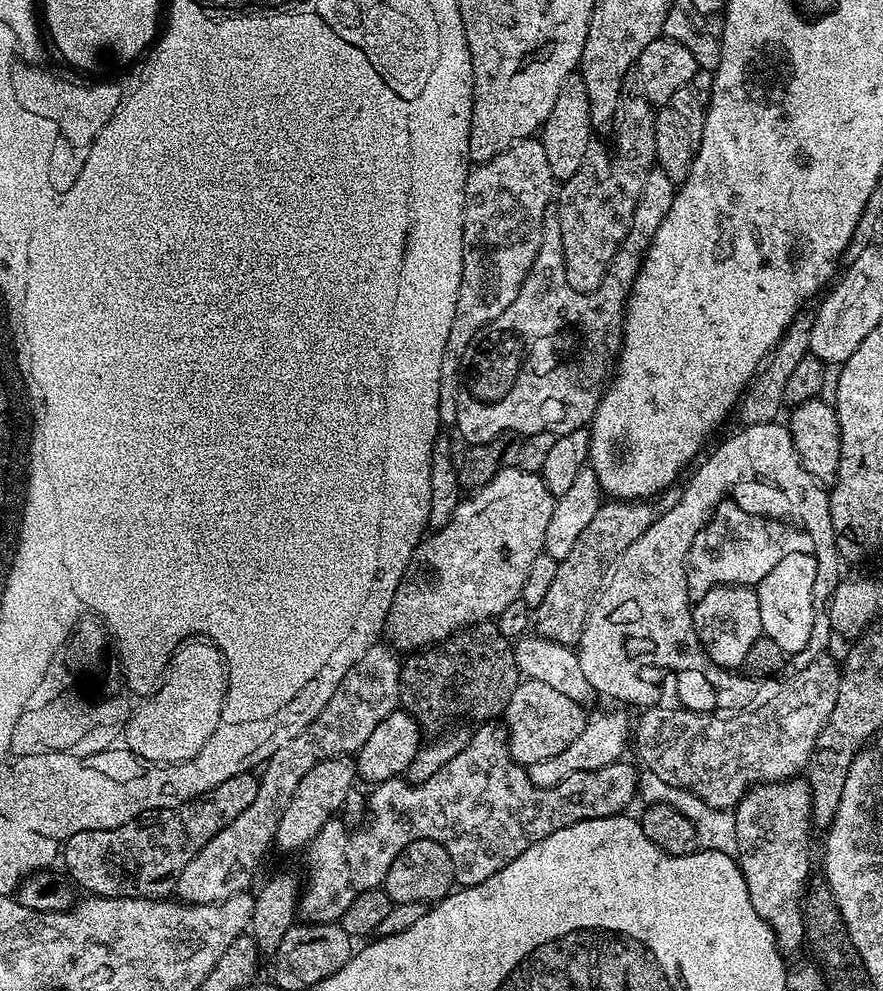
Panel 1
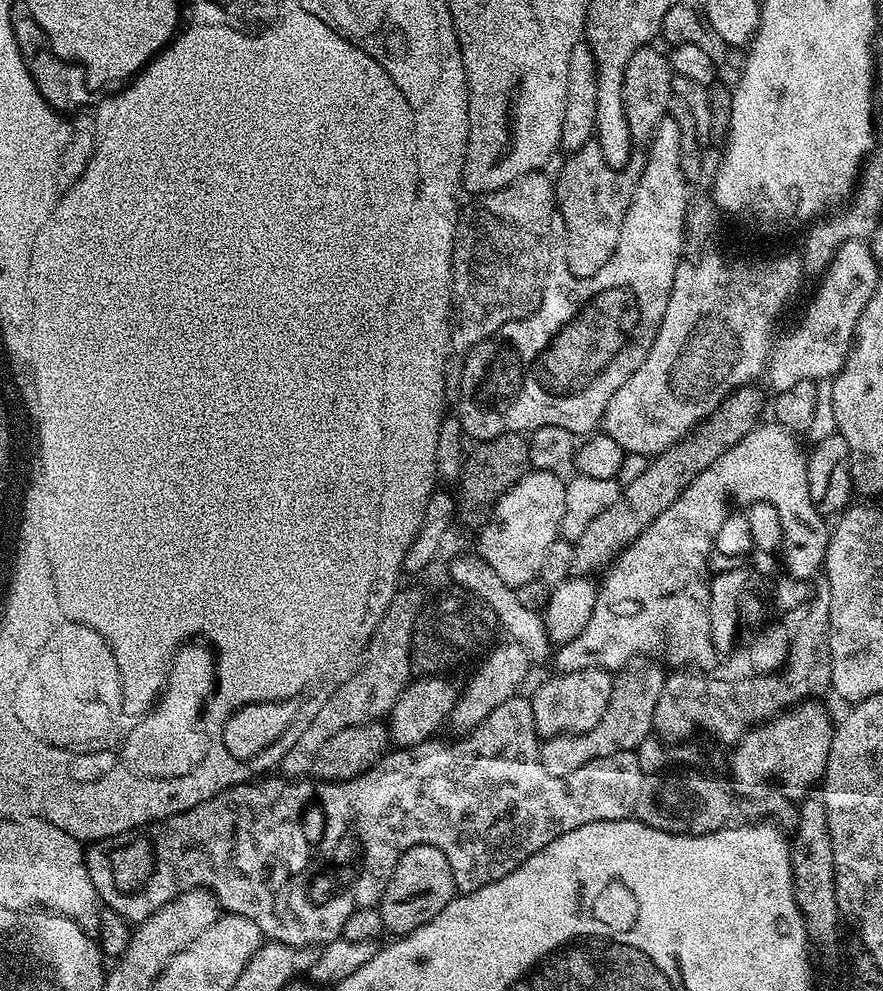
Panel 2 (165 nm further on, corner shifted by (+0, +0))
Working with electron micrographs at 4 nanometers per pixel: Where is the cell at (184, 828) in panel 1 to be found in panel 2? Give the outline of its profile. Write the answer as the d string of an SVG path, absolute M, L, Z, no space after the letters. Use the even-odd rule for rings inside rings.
M517 694L512 696L502 706L497 706L495 710L490 710L490 718L482 722L474 731L461 735L460 740L453 744L447 744L441 738L433 738L422 742L413 748L401 748L389 751L380 757L380 762L366 770L360 776L352 780L343 782L320 782L313 783L308 778L279 778L280 780L264 780L259 782L245 782L236 784L233 788L227 788L219 792L214 798L202 802L185 812L179 812L173 816L168 816L164 820L155 820L152 824L145 824L143 828L134 828L130 832L123 832L121 836L111 836L105 840L98 840L87 845L84 861L86 870L90 874L90 882L94 882L94 890L98 890L101 901L111 911L116 912L125 920L133 925L139 926L143 920L148 920L154 915L163 904L175 899L191 888L207 888L216 896L216 901L220 903L221 909L225 913L242 918L250 918L254 926L258 926L261 937L278 944L289 944L291 948L303 950L307 944L323 946L331 940L341 939L344 935L346 918L354 914L354 910L359 908L376 908L379 905L382 894L388 885L390 874L402 858L406 850L410 850L419 844L426 846L438 846L442 854L450 862L450 870L454 874L457 893L463 894L473 892L490 882L498 882L498 878L506 878L526 858L530 858L538 850L542 850L554 838L566 834L570 830L578 830L578 826L590 826L590 822L614 822L615 820L627 820L636 811L638 793L642 791L642 782L645 774L639 768L638 758L635 751L619 752L606 758L598 758L582 770L574 770L574 774L555 776L550 774L542 766L540 761L541 741L536 734L534 726L534 710L532 701L527 695ZM312 800L312 813L308 820L312 823L312 840L308 837L308 832L304 829L304 811L308 808L308 803Z

